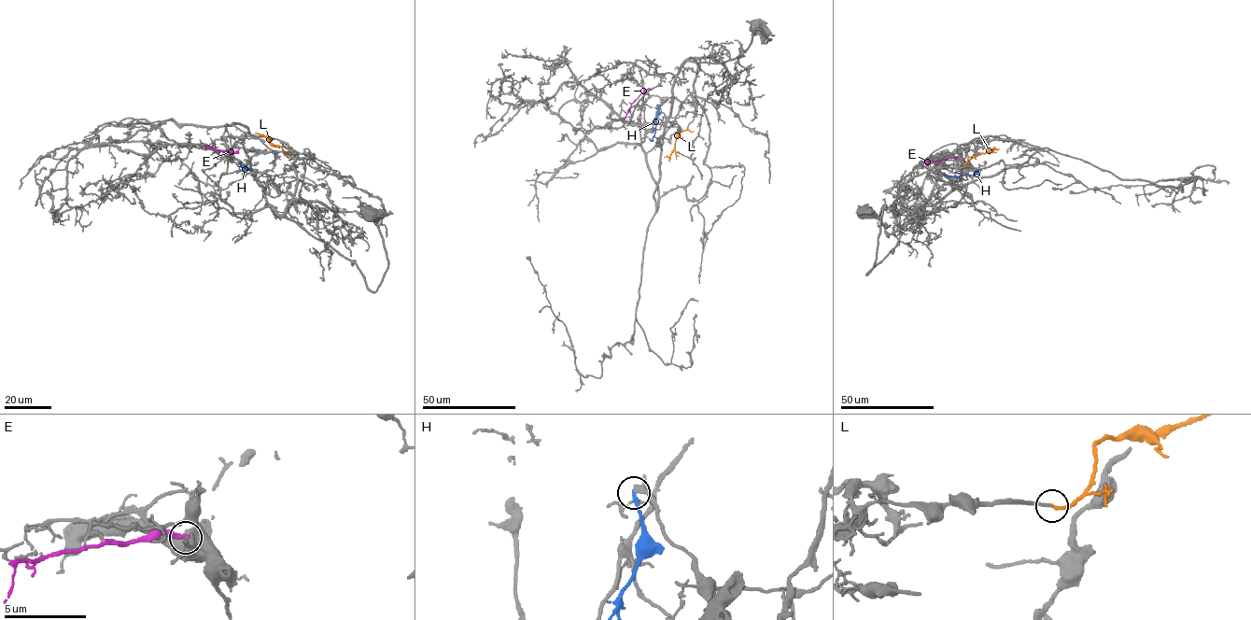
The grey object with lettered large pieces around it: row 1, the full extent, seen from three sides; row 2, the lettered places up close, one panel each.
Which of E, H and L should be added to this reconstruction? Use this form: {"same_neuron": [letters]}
{"same_neuron": ["L"]}

